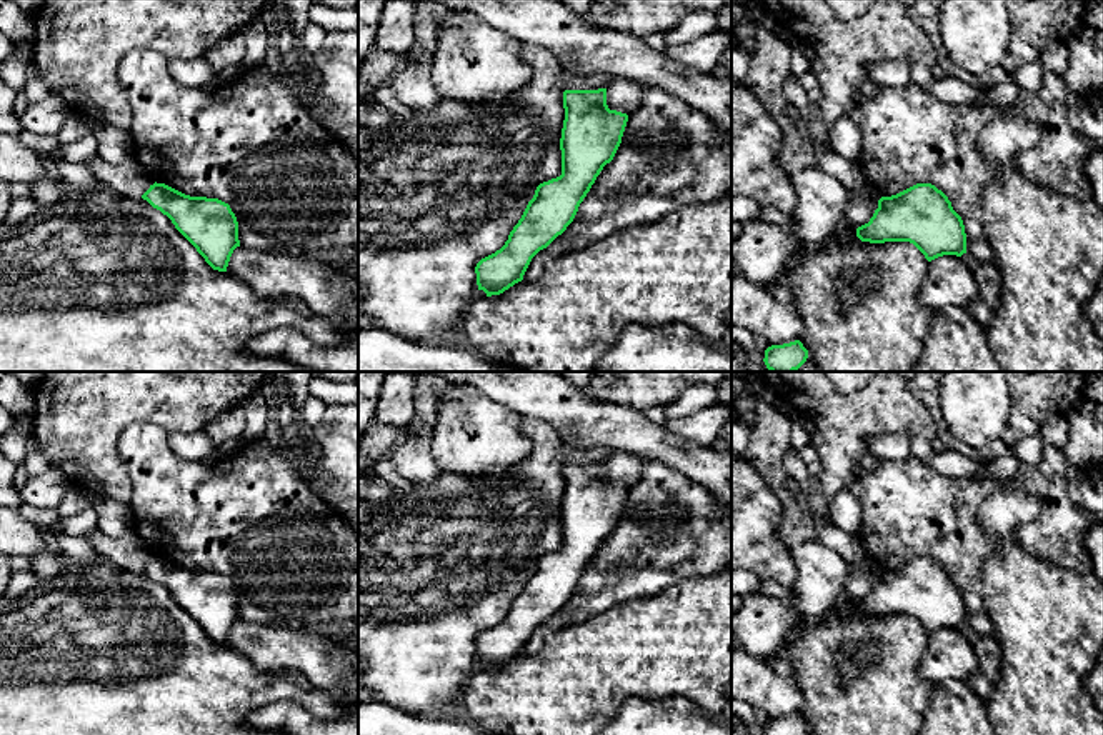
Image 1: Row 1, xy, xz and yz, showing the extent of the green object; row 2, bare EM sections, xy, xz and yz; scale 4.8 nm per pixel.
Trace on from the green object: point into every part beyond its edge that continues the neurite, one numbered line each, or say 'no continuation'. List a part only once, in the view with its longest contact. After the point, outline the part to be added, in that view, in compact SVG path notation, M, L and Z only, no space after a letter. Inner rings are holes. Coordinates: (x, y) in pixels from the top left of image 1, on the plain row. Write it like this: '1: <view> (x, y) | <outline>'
no continuation

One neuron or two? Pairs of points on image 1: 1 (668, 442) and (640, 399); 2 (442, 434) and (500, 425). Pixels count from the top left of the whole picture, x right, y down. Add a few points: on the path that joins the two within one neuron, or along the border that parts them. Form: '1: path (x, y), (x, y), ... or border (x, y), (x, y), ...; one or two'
1: border (603, 400), (630, 405), (642, 412); two
2: path (457, 434), (485, 429); one

